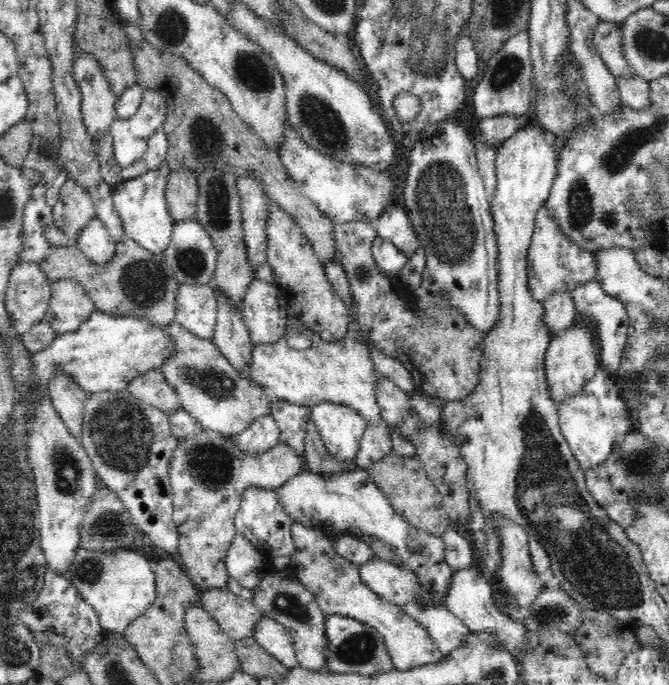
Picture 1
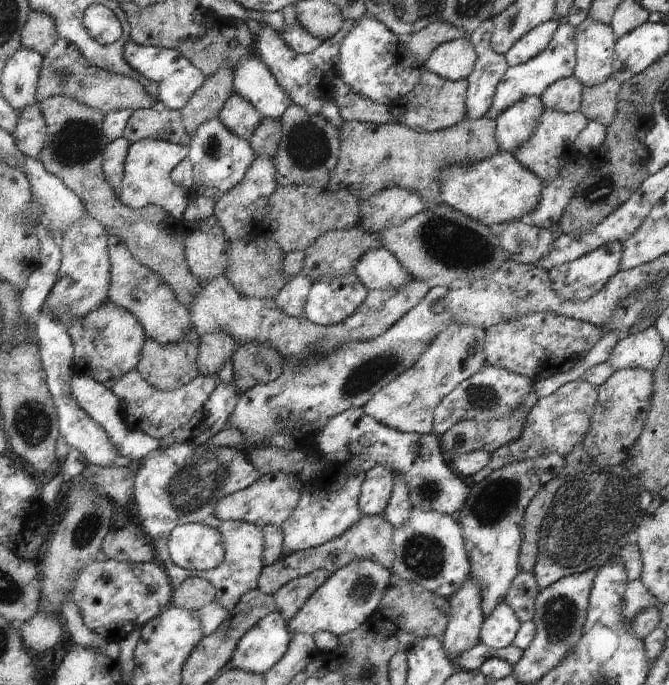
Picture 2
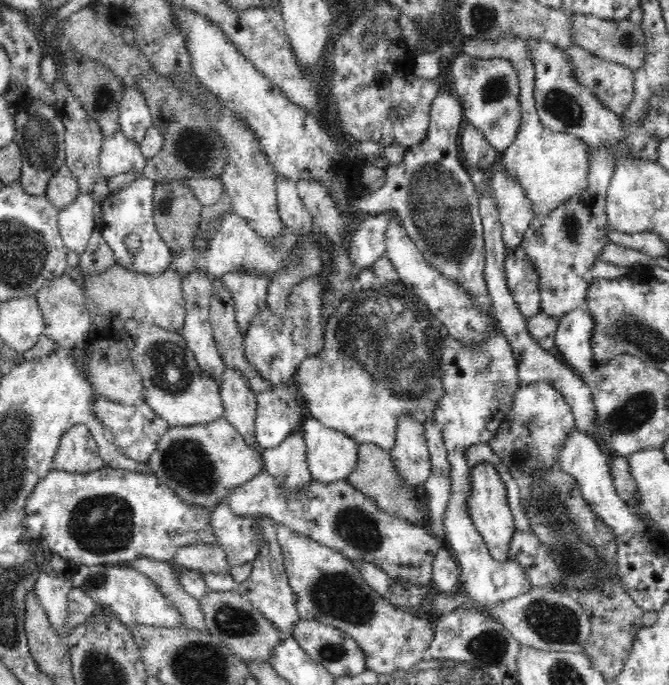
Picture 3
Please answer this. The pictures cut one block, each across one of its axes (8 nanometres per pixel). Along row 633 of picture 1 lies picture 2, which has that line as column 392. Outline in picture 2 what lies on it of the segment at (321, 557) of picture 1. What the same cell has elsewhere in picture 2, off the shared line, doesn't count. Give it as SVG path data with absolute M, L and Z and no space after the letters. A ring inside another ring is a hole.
M447 324L405 372L373 393L362 406L363 412L379 424L402 433L431 433L433 408L439 404L441 397L484 365L483 338L483 328L471 324Z

